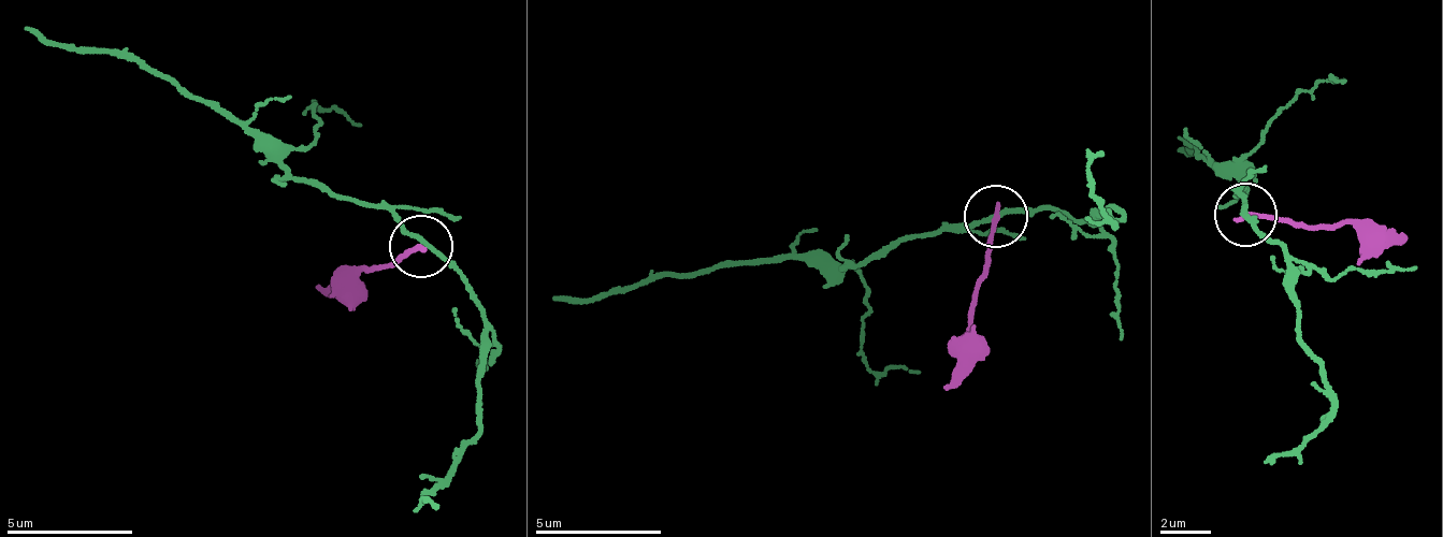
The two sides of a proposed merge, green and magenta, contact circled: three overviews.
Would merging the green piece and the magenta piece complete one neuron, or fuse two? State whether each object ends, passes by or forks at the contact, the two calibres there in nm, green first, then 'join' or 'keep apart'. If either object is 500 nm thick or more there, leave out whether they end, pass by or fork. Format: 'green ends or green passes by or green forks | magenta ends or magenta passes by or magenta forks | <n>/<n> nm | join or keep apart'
green passes by | magenta ends | 170/200 nm | keep apart

